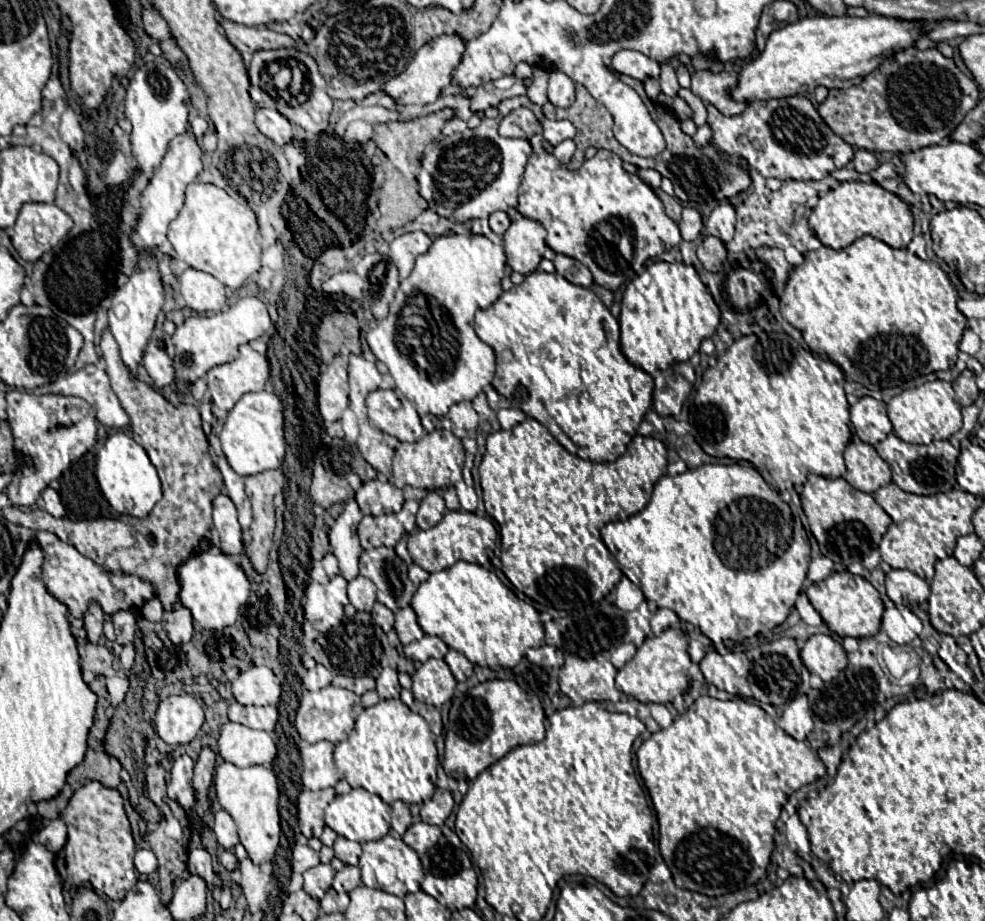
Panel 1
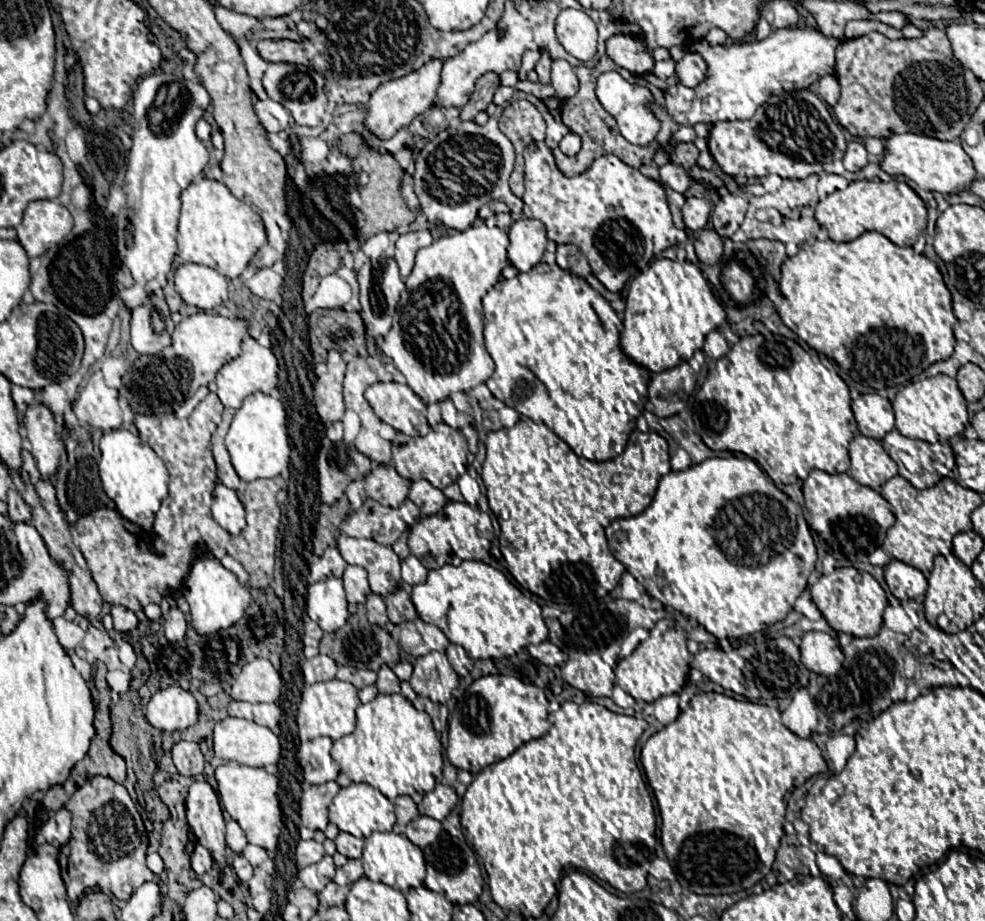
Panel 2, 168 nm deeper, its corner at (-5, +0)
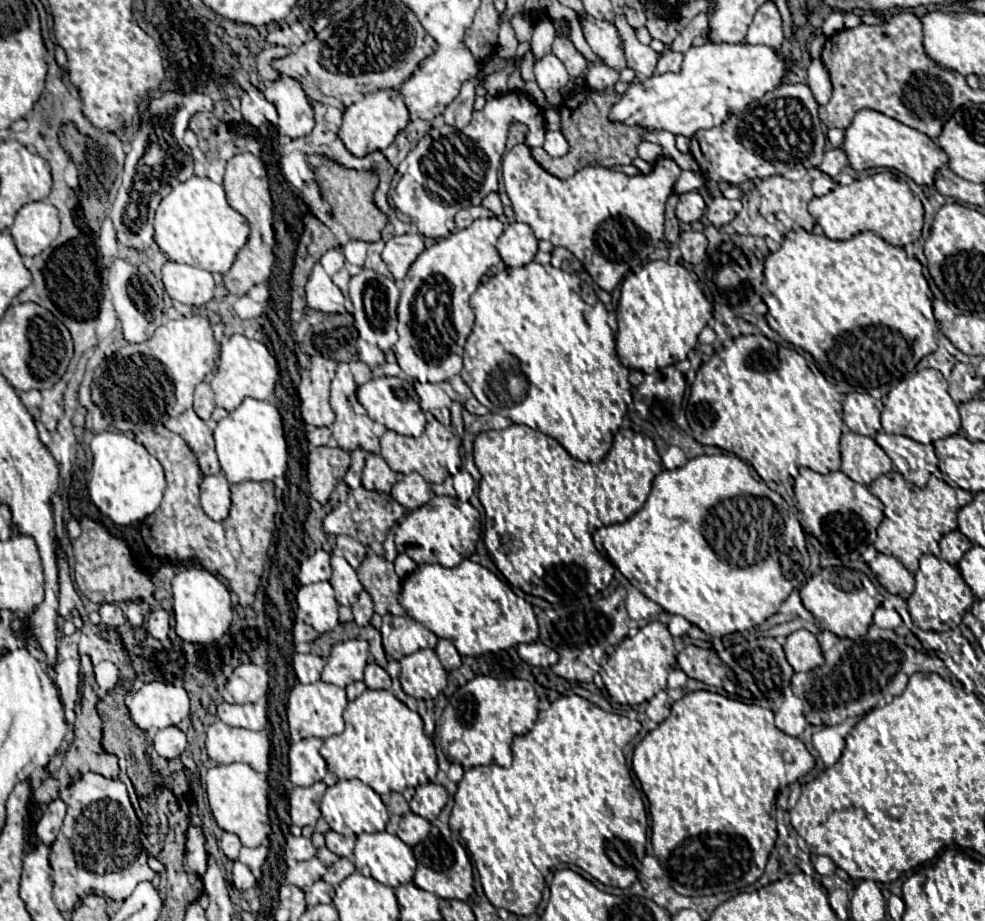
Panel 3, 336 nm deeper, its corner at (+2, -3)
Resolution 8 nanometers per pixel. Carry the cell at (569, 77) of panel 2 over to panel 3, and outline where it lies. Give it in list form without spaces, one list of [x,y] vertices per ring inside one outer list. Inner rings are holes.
[[[548,53],[534,63],[534,77],[542,91],[546,91],[546,89],[560,91],[570,81],[570,75],[568,75],[564,63],[554,53]]]

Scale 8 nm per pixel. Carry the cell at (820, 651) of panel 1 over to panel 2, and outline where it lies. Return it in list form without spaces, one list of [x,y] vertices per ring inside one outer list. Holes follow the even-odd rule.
[[[807,632],[801,644],[801,662],[815,674],[831,676],[843,666],[843,652],[835,638],[825,632]]]

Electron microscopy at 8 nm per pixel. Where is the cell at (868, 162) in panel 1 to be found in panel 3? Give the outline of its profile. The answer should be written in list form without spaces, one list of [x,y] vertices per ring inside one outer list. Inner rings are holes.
[[[828,149],[828,151],[824,151],[824,159],[818,169],[828,173],[830,177],[834,177],[840,173],[840,169],[844,165],[846,165],[846,155],[842,155],[842,151],[838,151],[838,149]]]

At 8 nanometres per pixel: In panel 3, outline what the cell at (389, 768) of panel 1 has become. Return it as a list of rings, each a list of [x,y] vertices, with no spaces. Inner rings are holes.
[[[366,689],[360,697],[356,697],[346,705],[344,721],[346,721],[344,733],[324,739],[324,745],[320,749],[320,755],[328,763],[328,769],[336,773],[338,779],[360,779],[362,783],[378,791],[378,795],[390,791],[402,793],[406,787],[418,787],[436,779],[438,772],[436,749],[432,739],[428,739],[424,733],[424,723],[420,715],[416,711],[410,711],[390,691]]]

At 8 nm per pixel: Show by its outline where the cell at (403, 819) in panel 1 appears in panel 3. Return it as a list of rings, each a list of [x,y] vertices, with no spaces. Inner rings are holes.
[[[394,791],[384,797],[384,803],[386,803],[390,815],[406,815],[410,811],[406,799],[400,793],[394,793]]]

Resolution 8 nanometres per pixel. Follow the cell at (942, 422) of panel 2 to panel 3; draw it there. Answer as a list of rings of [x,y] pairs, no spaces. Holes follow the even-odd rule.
[[[922,369],[901,379],[890,389],[880,415],[882,427],[890,435],[906,435],[918,443],[934,443],[942,437],[956,435],[960,429],[960,415],[956,403],[948,395],[948,383],[936,369]]]

